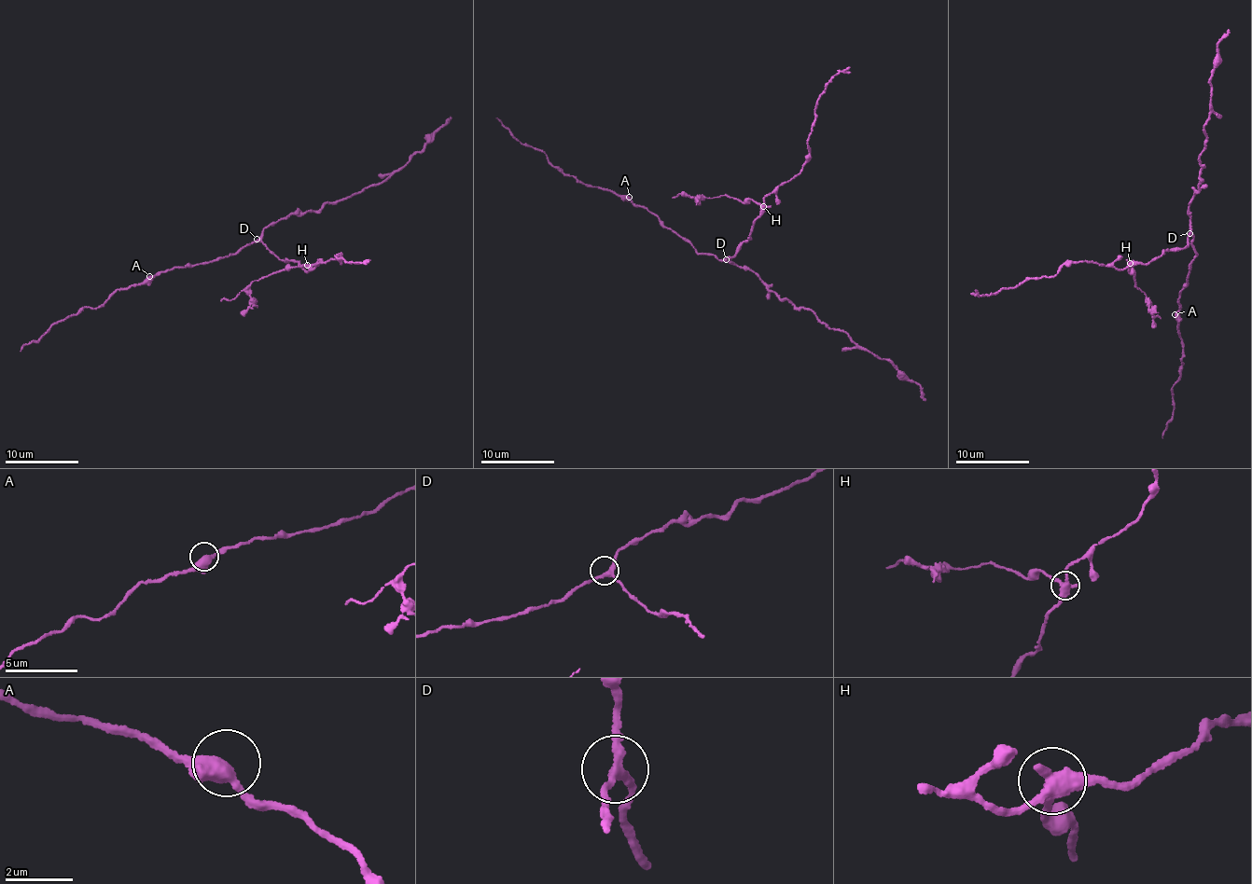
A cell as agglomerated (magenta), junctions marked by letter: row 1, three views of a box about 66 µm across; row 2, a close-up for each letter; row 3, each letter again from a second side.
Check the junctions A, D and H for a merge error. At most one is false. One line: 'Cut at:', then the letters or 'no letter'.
Cut at: H

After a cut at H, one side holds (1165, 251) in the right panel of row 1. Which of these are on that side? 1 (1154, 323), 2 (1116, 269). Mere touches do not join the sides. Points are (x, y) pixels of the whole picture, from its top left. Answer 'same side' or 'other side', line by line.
1: other side
2: same side

